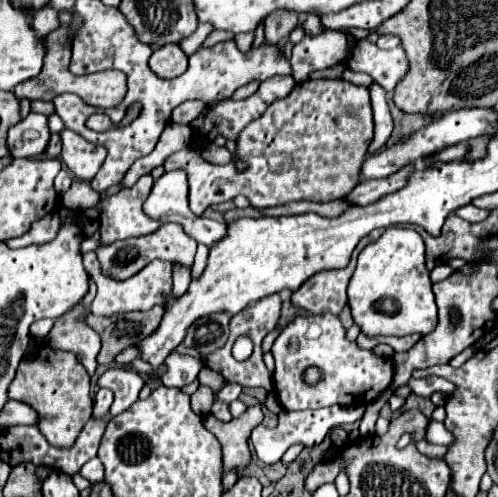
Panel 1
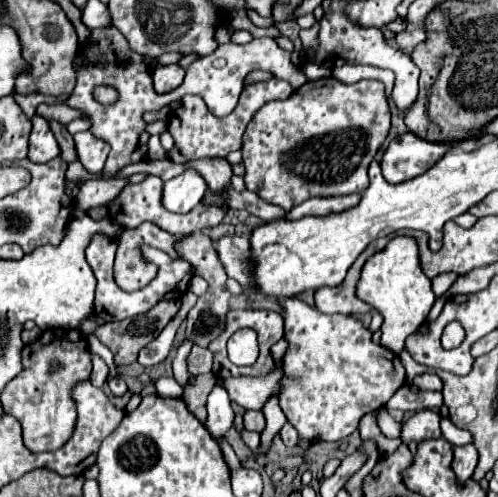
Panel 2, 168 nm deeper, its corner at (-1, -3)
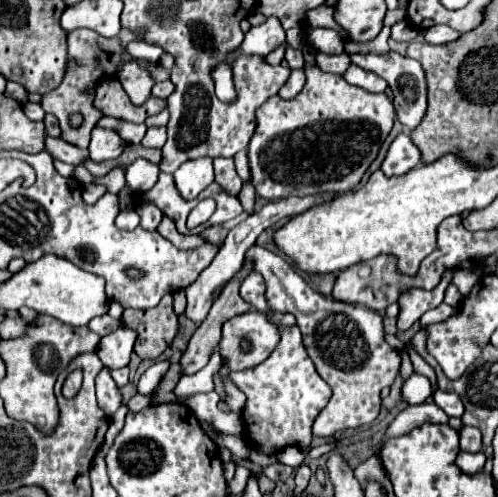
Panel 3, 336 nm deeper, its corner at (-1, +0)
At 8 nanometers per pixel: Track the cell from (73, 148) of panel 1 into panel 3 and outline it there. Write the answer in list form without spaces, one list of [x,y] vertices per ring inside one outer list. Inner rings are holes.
[[[94,127],[92,129],[92,139],[90,139],[90,159],[100,163],[100,161],[108,161],[108,159],[118,159],[124,151],[126,143],[120,139],[120,135],[112,129],[100,129]]]

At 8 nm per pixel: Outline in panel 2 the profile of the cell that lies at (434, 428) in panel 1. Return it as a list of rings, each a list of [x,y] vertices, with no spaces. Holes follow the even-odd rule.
[[[472,444],[460,448],[456,446],[454,448],[454,462],[452,462],[452,468],[456,472],[456,476],[460,480],[468,480],[472,474],[474,474],[474,468],[478,464],[478,452]]]

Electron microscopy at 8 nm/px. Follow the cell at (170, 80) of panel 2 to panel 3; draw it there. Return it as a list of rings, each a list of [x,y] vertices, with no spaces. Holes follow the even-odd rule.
[[[166,79],[166,81],[160,81],[152,87],[152,95],[154,97],[162,97],[162,99],[168,99],[170,95],[174,93],[174,87],[172,87],[172,81]]]

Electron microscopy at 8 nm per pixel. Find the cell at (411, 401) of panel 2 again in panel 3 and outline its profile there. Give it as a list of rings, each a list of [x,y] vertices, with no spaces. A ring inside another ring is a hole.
[[[436,389],[432,393],[432,399],[450,417],[460,417],[464,413],[464,405],[462,405],[462,401],[460,401],[460,397],[456,393],[448,393],[448,391]]]

